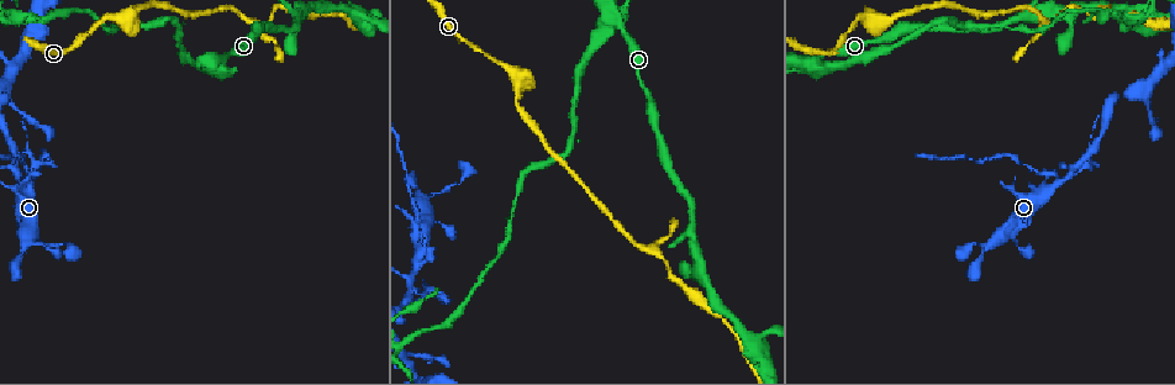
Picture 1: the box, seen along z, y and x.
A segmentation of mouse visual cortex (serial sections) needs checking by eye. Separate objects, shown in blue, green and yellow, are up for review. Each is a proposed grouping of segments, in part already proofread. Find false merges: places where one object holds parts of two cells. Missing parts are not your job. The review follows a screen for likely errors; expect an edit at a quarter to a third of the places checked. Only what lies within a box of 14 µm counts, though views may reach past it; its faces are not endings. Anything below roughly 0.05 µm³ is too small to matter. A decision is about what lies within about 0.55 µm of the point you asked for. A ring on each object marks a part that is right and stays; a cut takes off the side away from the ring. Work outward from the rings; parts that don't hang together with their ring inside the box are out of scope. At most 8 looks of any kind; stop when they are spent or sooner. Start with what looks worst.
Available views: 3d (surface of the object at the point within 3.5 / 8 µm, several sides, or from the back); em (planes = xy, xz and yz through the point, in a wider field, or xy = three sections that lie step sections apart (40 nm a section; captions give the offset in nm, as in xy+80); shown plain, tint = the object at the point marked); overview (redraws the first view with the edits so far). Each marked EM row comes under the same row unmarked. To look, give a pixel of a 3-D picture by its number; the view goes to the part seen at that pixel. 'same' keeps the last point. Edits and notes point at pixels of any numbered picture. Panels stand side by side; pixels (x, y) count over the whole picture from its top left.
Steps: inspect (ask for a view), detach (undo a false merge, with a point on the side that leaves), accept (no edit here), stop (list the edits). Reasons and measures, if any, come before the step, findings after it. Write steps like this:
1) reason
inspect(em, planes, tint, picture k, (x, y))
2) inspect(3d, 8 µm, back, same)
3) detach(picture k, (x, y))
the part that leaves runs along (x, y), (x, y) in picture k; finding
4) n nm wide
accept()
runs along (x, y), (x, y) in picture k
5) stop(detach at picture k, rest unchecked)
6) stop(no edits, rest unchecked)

thin arm on a thick one
inspect(3d, 8 µm, back, picture 1, (1044, 188))

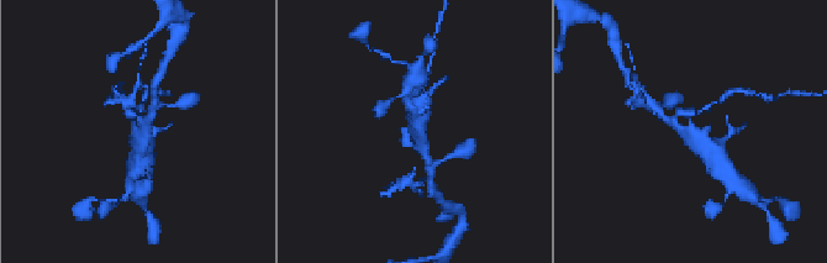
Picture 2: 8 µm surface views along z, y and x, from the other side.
inspect(3d, 3.5 µm, picture 2, (135, 127))

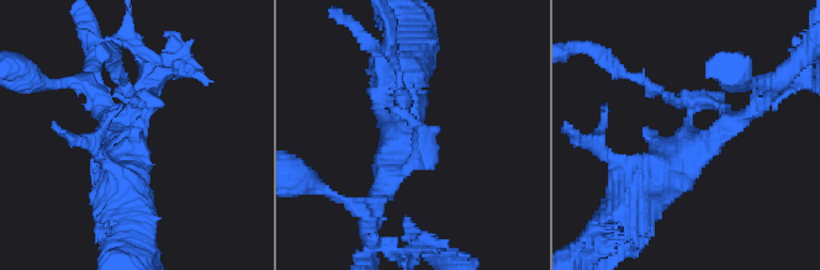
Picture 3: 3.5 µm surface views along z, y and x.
detach(picture 3, (659, 89))
the part that leaves runs along (691, 115), (606, 58) in picture 3; a second cell is stuck on

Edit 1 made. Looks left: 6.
inspect(overview)

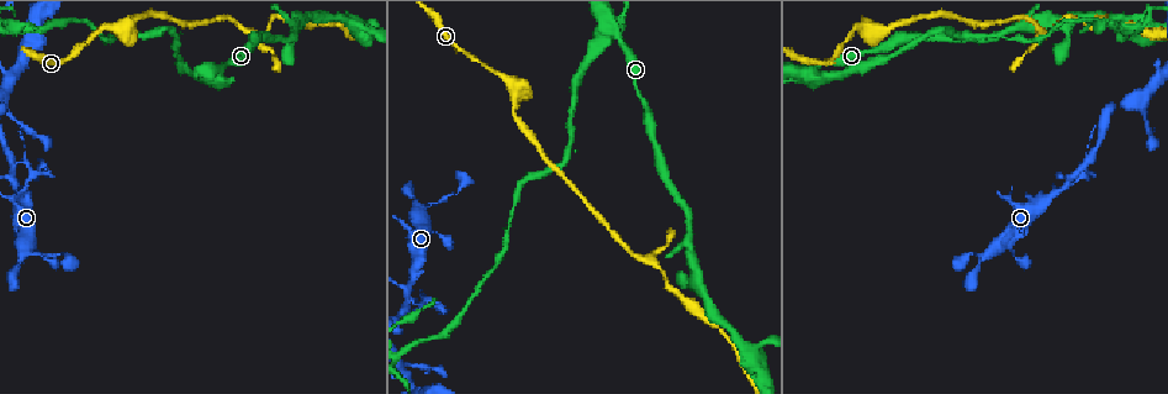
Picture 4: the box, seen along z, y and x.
abrupt turn
inspect(3d, 3.5 µm, picture 4, (510, 83))

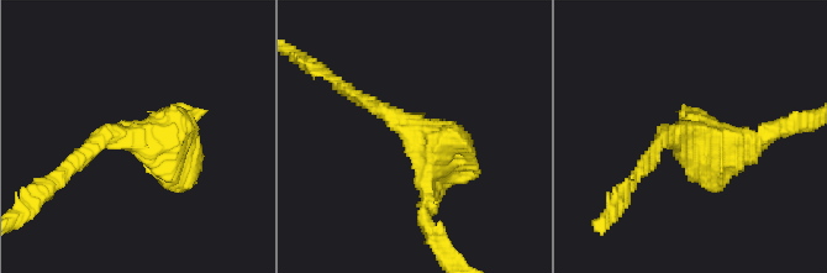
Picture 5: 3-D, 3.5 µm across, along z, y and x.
inspect(em, xy, step 3, tint, picture 5, (146, 135))

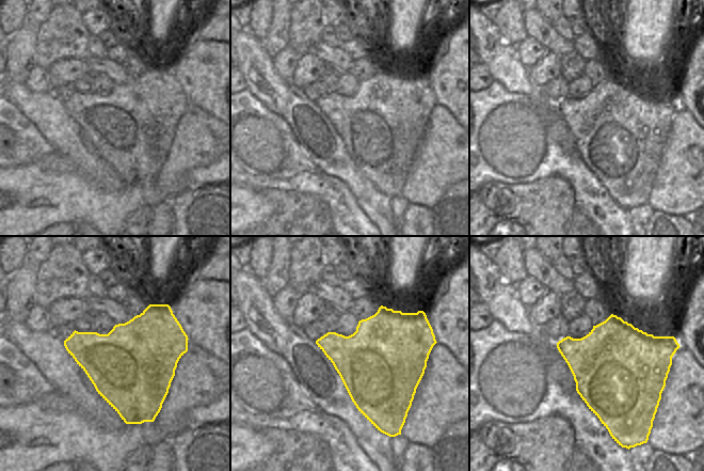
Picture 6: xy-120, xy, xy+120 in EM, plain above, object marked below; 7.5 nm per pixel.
cut it another way
inspect(em, xy, step 1, tint, same)

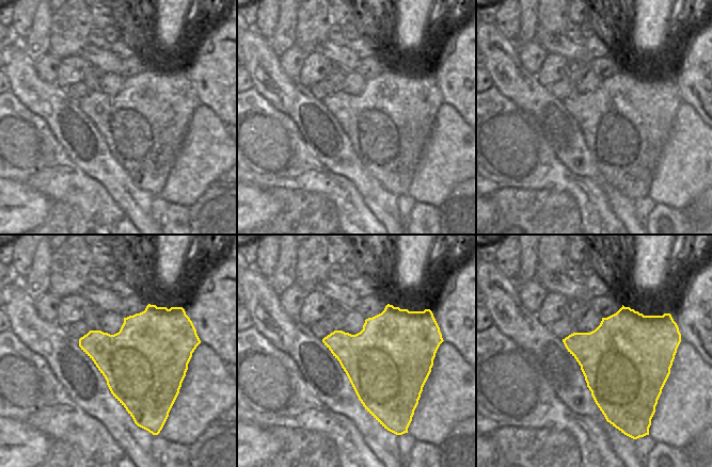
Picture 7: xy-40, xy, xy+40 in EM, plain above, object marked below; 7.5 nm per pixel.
accept()
runs along (368, 100), (432, 142), (425, 224) in picture 5; one cell here

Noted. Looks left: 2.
stop(detach at picture 3, rest unchecked)

